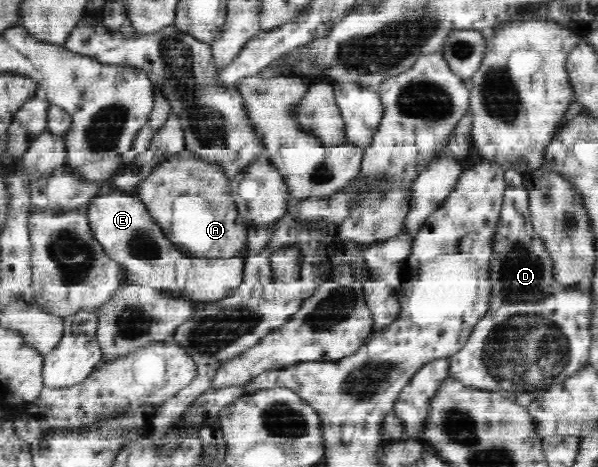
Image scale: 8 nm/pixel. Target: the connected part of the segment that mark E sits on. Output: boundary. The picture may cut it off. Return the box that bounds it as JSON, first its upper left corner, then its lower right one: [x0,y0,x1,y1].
[85,189,244,301]

